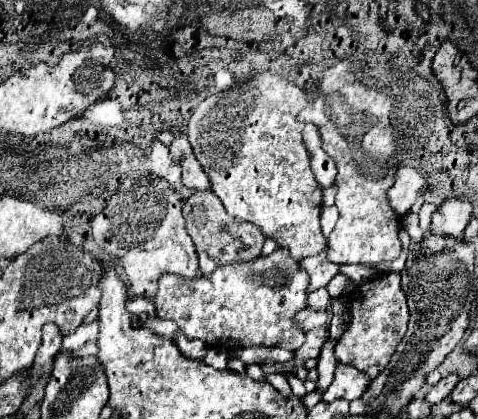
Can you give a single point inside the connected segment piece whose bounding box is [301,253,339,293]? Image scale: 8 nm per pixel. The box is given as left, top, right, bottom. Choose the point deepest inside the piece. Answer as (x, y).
(320, 271)

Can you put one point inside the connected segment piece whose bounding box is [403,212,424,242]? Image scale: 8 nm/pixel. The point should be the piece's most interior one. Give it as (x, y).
(411, 223)

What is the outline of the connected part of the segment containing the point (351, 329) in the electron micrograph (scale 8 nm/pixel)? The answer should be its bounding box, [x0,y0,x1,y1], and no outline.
[335,273,409,379]

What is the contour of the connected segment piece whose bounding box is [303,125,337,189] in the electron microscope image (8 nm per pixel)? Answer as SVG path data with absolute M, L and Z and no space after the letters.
M305 125L303 129L303 139L307 143L309 155L311 155L311 169L315 175L315 181L319 183L321 189L327 189L335 183L335 163L333 159L325 153L325 149L321 147L321 139L319 139L319 129L315 129L315 125Z

